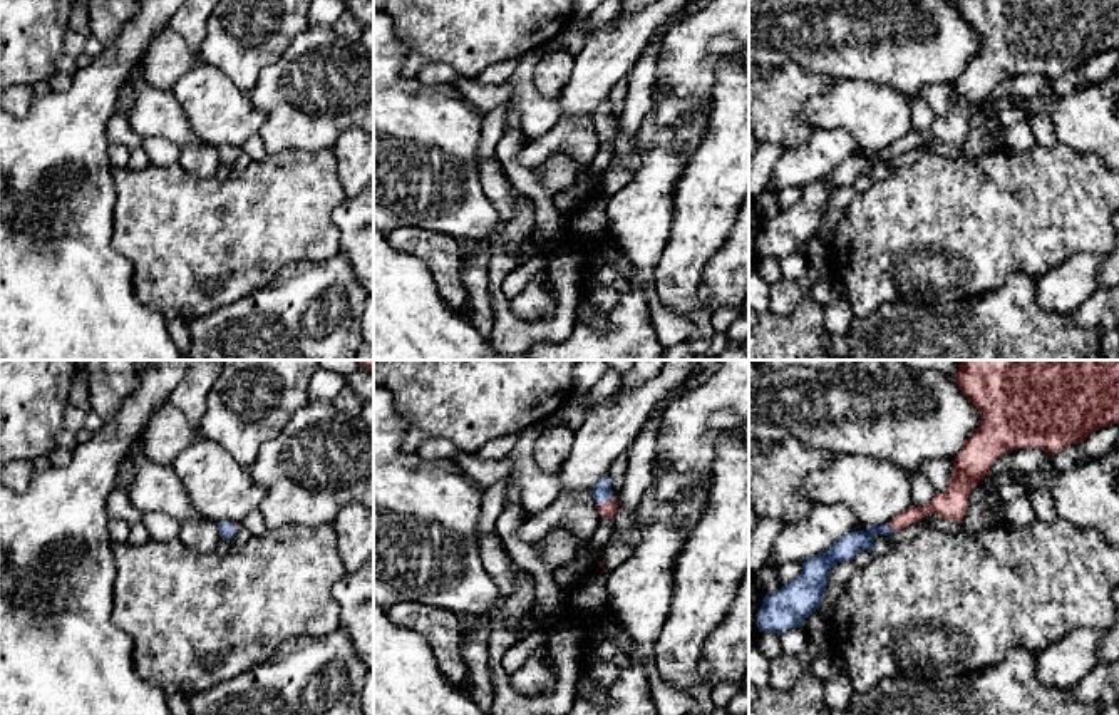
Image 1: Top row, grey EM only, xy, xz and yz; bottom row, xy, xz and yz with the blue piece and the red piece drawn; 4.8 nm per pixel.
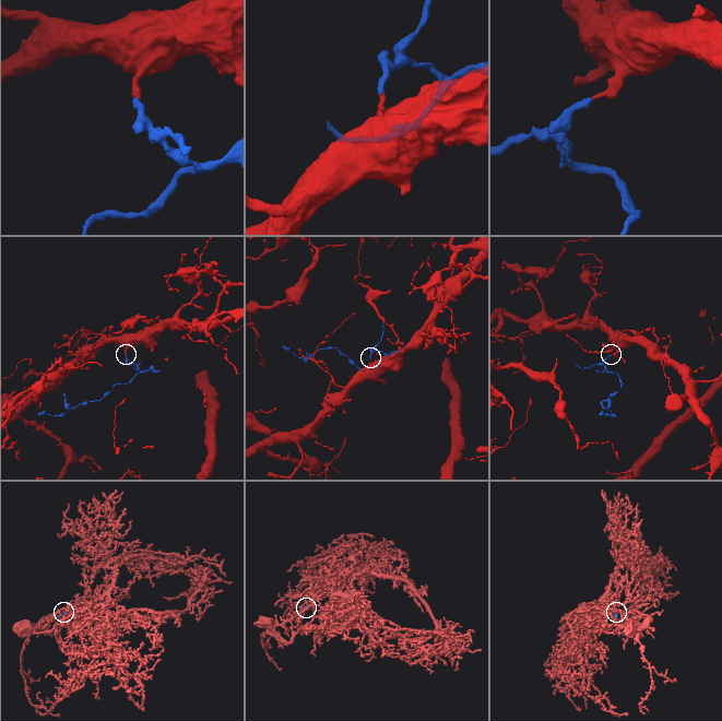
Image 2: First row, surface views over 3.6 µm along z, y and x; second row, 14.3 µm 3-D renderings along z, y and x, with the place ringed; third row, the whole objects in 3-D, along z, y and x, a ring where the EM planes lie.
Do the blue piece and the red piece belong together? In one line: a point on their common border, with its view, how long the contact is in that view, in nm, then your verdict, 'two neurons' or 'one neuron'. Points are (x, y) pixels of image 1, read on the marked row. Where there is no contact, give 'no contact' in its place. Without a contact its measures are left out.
meets blue in xz at (605, 503); contact 100 nm long; one neuron

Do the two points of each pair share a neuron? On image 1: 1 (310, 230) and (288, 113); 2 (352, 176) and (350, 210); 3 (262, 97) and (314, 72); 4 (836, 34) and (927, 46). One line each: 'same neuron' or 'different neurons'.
1: different neurons
2: different neurons
3: same neuron
4: same neuron

